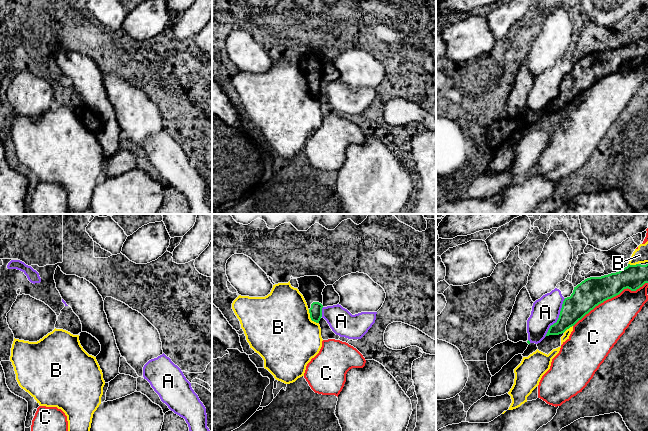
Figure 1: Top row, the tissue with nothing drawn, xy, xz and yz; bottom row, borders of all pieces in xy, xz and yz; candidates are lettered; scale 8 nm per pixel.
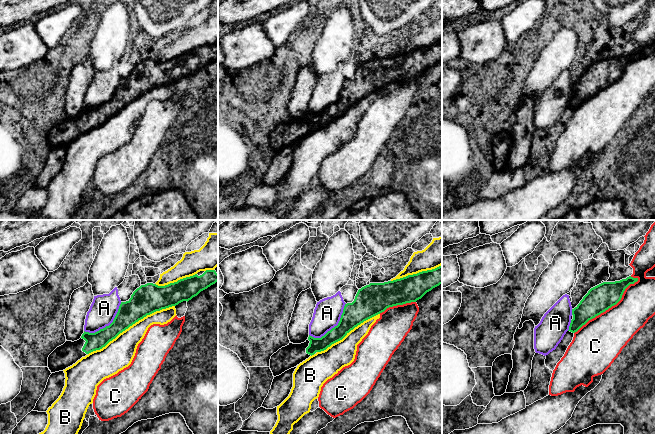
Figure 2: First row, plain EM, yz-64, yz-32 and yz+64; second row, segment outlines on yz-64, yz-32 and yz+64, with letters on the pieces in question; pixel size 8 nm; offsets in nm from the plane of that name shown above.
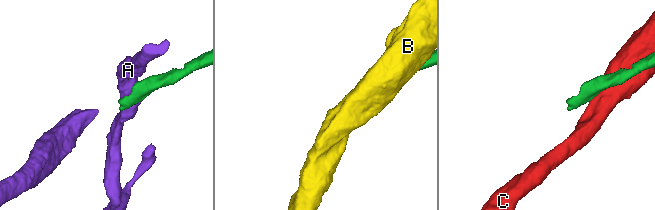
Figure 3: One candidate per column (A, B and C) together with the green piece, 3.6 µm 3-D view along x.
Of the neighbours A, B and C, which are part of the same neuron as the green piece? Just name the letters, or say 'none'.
none

